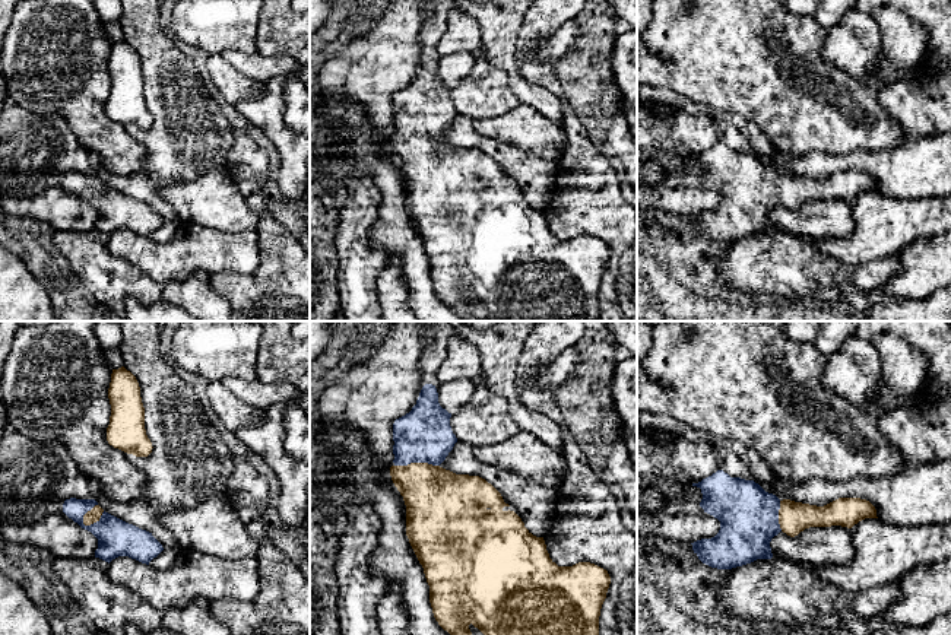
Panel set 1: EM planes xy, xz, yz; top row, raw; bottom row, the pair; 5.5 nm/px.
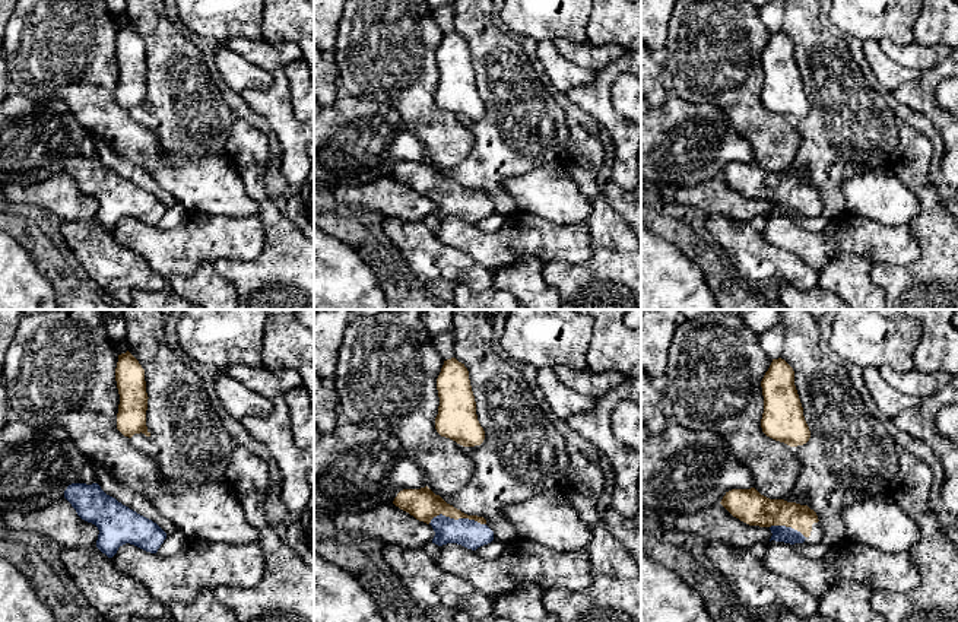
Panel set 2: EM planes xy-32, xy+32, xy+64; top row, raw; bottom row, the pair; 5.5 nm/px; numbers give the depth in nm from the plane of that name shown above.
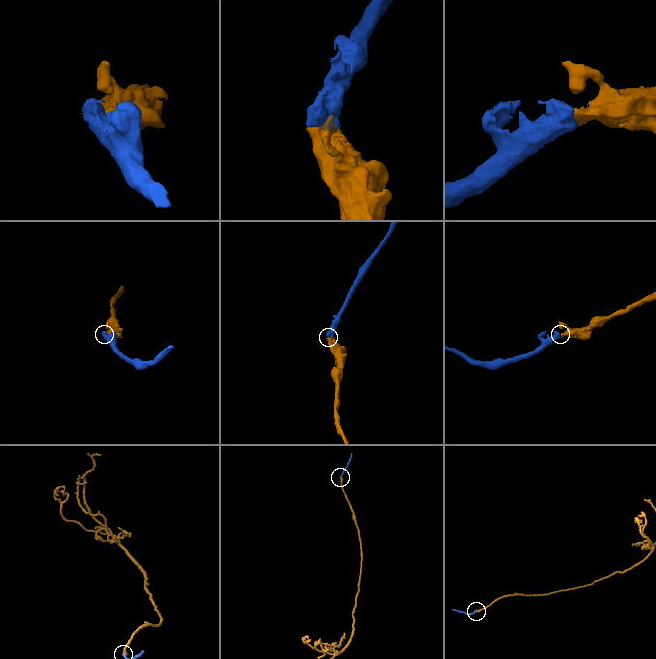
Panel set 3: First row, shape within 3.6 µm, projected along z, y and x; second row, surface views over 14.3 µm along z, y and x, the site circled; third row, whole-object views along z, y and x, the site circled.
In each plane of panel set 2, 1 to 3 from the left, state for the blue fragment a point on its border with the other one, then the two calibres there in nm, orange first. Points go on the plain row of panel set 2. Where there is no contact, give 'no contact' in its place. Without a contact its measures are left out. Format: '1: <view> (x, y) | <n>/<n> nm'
1: no contact
2: xy+32 (457, 192) | 170/160 nm
3: xy+64 (787, 199) | 180/100 nm

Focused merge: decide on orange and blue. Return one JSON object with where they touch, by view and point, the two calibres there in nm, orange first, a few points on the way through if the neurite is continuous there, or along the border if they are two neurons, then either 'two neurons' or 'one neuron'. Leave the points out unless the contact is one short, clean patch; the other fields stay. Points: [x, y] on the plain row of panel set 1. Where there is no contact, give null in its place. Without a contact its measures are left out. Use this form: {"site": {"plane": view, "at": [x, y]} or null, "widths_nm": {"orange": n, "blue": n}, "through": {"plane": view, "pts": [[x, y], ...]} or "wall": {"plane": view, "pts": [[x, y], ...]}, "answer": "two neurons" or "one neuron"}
{"site": {"plane": "xy", "at": [85, 187]}, "widths_nm": {"orange": 70, "blue": 200}, "answer": "one neuron"}

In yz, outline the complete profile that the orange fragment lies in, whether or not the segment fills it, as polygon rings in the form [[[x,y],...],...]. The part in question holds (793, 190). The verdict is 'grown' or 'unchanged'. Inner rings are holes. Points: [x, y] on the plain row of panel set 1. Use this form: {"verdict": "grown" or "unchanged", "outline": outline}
{"verdict": "grown", "outline": [[[723,143],[698,156],[704,185],[720,194],[719,206],[692,218],[698,232],[717,242],[732,242],[757,232],[771,232],[770,215],[780,204],[790,210],[809,200],[852,201],[865,191],[878,191],[875,180],[860,171],[839,171],[824,180],[780,174],[754,153],[730,150]]]}

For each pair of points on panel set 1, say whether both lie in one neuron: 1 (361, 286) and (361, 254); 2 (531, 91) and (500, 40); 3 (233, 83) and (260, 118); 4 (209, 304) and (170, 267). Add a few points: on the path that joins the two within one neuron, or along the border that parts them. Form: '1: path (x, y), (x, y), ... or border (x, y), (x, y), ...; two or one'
1: path (361, 279), (361, 262); one
2: path (517, 81), (501, 53); one
3: border (266, 83), (262, 95), (244, 98), (237, 105); two
4: border (211, 275), (193, 272), (162, 286); two

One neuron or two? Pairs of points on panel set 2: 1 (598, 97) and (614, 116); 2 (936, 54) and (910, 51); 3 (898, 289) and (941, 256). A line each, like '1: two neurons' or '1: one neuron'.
1: one neuron
2: one neuron
3: one neuron

